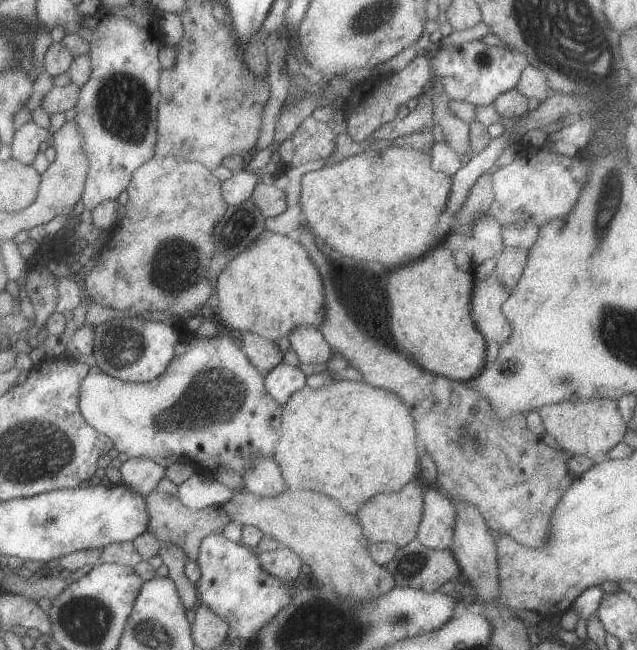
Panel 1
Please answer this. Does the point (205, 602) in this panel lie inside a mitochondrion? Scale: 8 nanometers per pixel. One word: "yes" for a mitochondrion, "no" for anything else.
no

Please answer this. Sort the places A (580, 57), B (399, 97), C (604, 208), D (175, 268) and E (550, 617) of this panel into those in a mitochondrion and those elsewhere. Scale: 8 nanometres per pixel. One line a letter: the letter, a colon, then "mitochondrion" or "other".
A: mitochondrion
B: other
C: mitochondrion
D: mitochondrion
E: other

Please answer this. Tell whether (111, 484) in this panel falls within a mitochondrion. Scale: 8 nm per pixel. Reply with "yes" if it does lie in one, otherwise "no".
no

